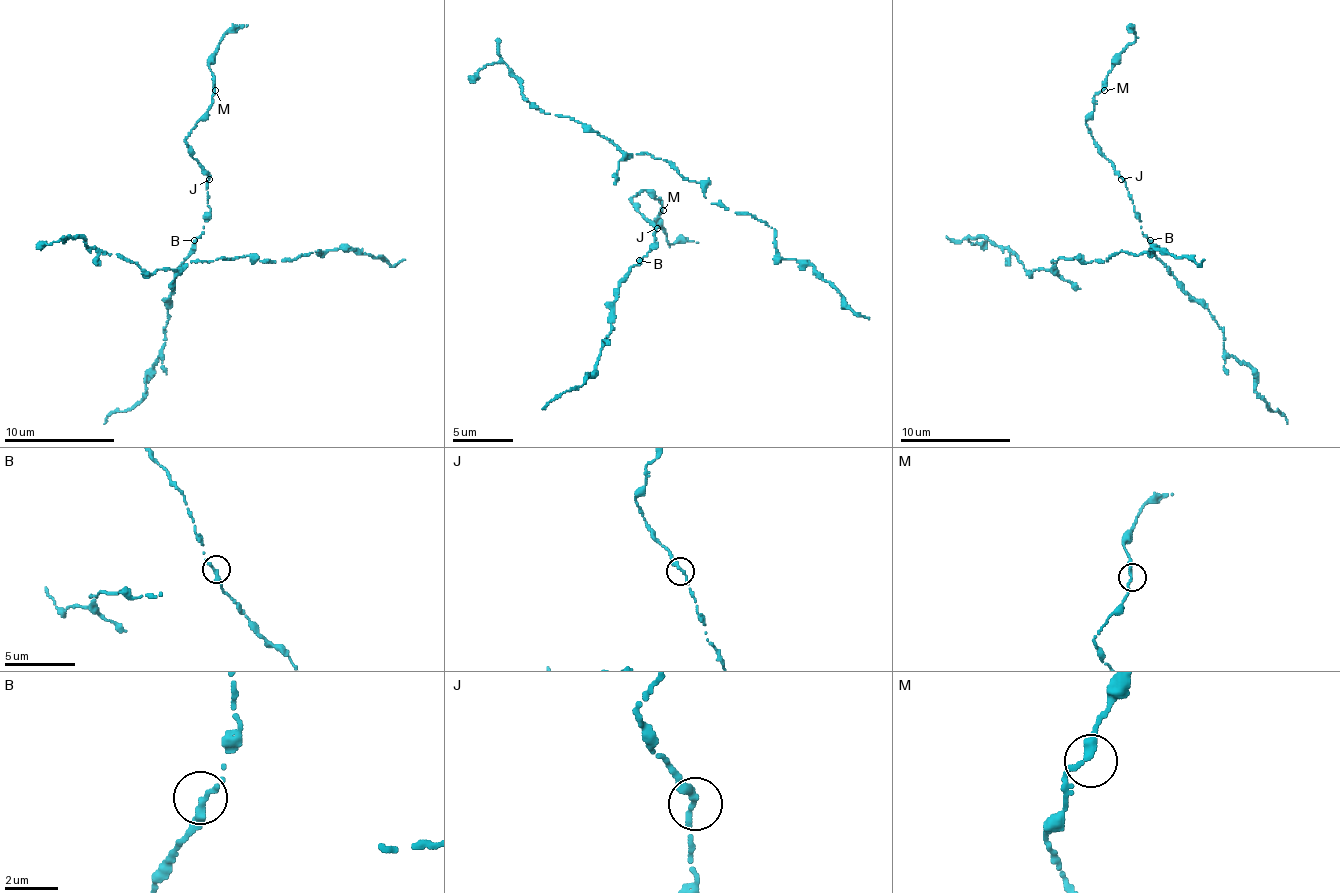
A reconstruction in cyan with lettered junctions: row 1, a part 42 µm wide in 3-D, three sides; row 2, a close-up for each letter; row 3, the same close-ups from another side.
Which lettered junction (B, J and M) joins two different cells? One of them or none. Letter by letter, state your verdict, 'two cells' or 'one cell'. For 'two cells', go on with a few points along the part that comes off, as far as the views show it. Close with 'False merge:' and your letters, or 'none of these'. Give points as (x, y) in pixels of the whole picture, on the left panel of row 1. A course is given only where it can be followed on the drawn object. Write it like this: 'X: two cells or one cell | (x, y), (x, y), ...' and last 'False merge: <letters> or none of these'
B: one cell
J: one cell
M: one cell
False merge: none of these

